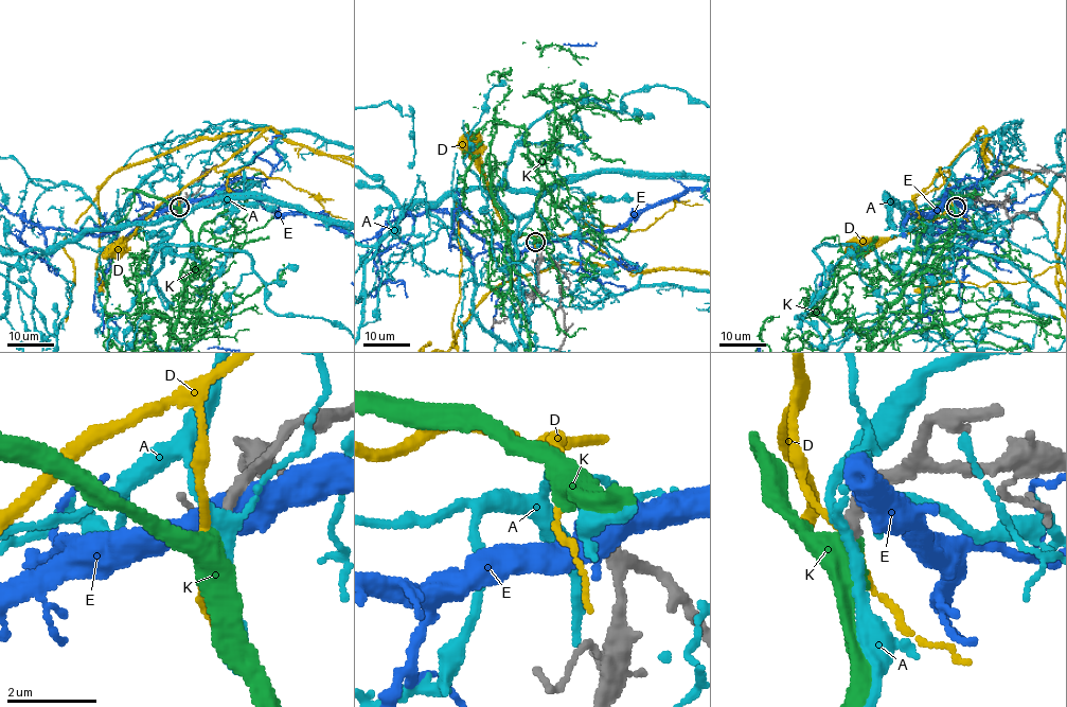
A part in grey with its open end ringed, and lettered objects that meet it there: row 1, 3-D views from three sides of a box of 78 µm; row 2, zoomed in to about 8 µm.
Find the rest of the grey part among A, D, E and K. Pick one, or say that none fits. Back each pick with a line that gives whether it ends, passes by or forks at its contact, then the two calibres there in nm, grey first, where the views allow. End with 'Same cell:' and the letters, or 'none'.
K: it passes by; calibres 300 and 480 nm
Same cell: K

